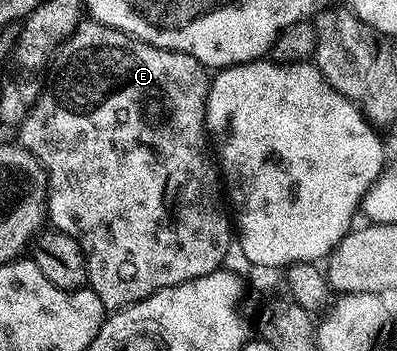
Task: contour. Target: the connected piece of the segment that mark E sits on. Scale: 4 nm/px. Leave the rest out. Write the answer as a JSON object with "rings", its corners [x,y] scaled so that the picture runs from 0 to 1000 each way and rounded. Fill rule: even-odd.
{"rings":[[[214,54],[141,142],[126,177],[126,228],[113,239],[101,279],[91,285],[65,339],[45,359],[45,410],[60,422],[63,436],[83,436],[121,490],[118,627],[128,638],[134,630],[141,638],[134,644],[149,661],[176,670],[207,704],[217,738],[222,812],[242,832],[247,852],[257,852],[264,883],[315,880],[320,869],[348,863],[380,835],[395,835],[401,823],[438,818],[448,806],[469,806],[509,783],[529,783],[564,752],[569,704],[589,681],[589,652],[579,638],[579,607],[559,558],[559,516],[529,444],[529,402],[519,387],[514,330],[526,239],[526,199],[504,185],[484,154],[401,140],[378,123],[350,117],[345,105],[330,105],[305,83],[280,83],[229,54]]]}

